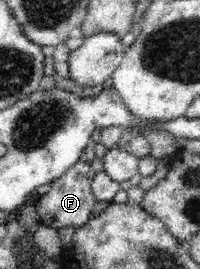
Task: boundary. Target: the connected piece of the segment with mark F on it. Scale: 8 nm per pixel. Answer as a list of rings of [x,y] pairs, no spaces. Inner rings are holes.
[[[83,158],[75,163],[75,166],[71,167],[63,177],[59,177],[59,179],[50,183],[51,189],[49,192],[40,196],[35,202],[37,213],[41,218],[41,225],[48,225],[48,227],[60,231],[69,226],[77,229],[77,227],[87,223],[89,215],[91,215],[91,211],[93,211],[93,207],[97,202],[92,192],[92,183],[96,175],[93,171],[94,168],[91,167],[91,162]]]

